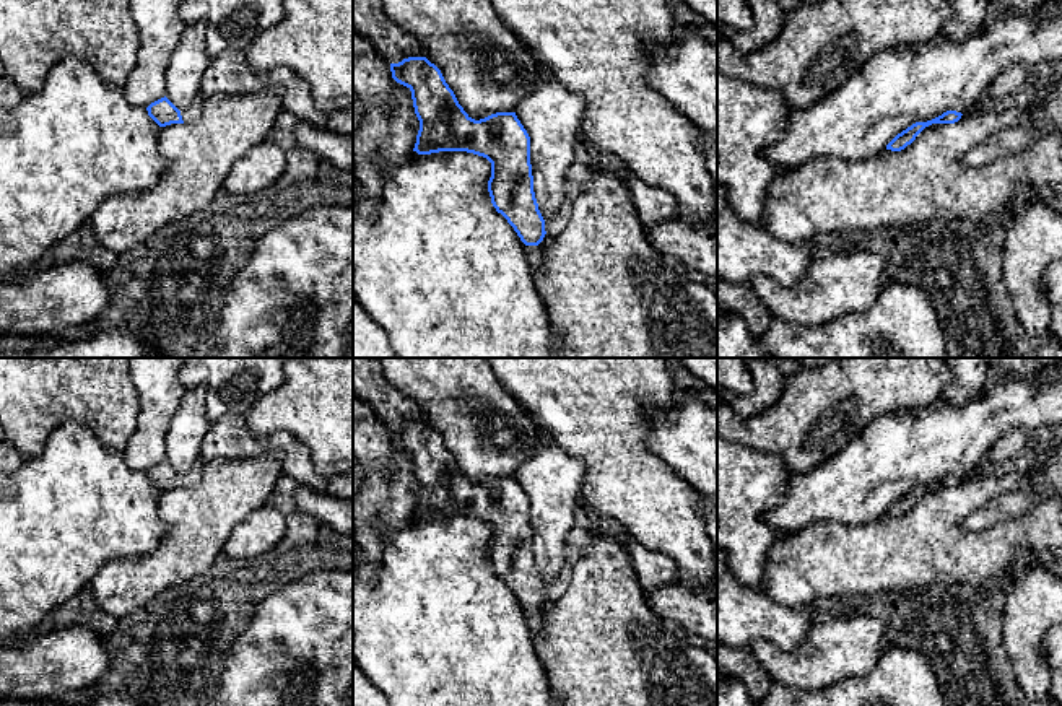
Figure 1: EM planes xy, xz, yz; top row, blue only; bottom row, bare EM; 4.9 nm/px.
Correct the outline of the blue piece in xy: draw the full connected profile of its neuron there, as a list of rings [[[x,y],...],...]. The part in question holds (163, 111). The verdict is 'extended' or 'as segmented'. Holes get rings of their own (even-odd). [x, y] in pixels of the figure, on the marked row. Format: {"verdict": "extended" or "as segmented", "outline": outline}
{"verdict": "extended", "outline": [[[202,93],[194,99],[194,102],[179,111],[166,96],[151,102],[146,111],[148,115],[159,125],[166,127],[171,124],[190,124],[195,122],[202,115],[203,101],[207,96]]]}

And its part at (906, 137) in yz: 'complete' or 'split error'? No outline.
complete

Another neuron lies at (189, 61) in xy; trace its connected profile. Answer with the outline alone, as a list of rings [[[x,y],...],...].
[[[203,21],[187,26],[168,63],[166,98],[179,111],[187,109],[200,94],[202,78],[210,63],[205,31]]]

